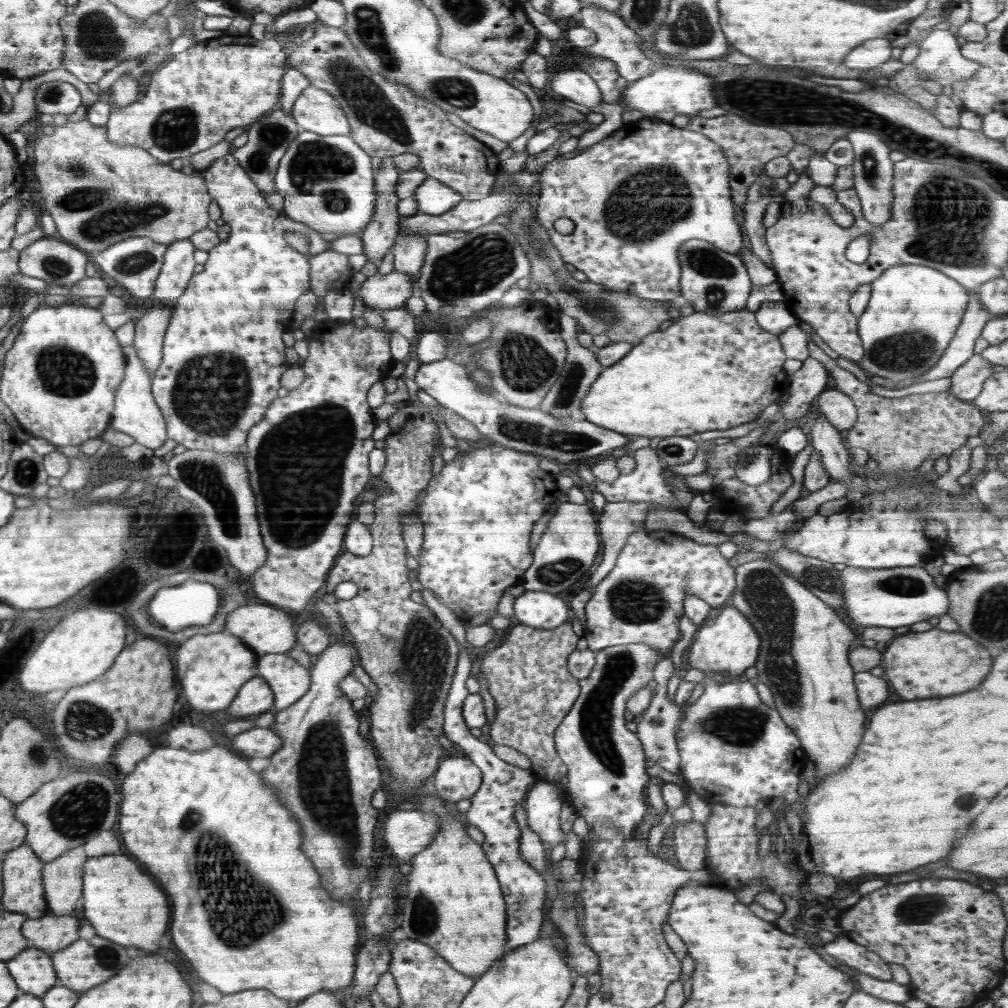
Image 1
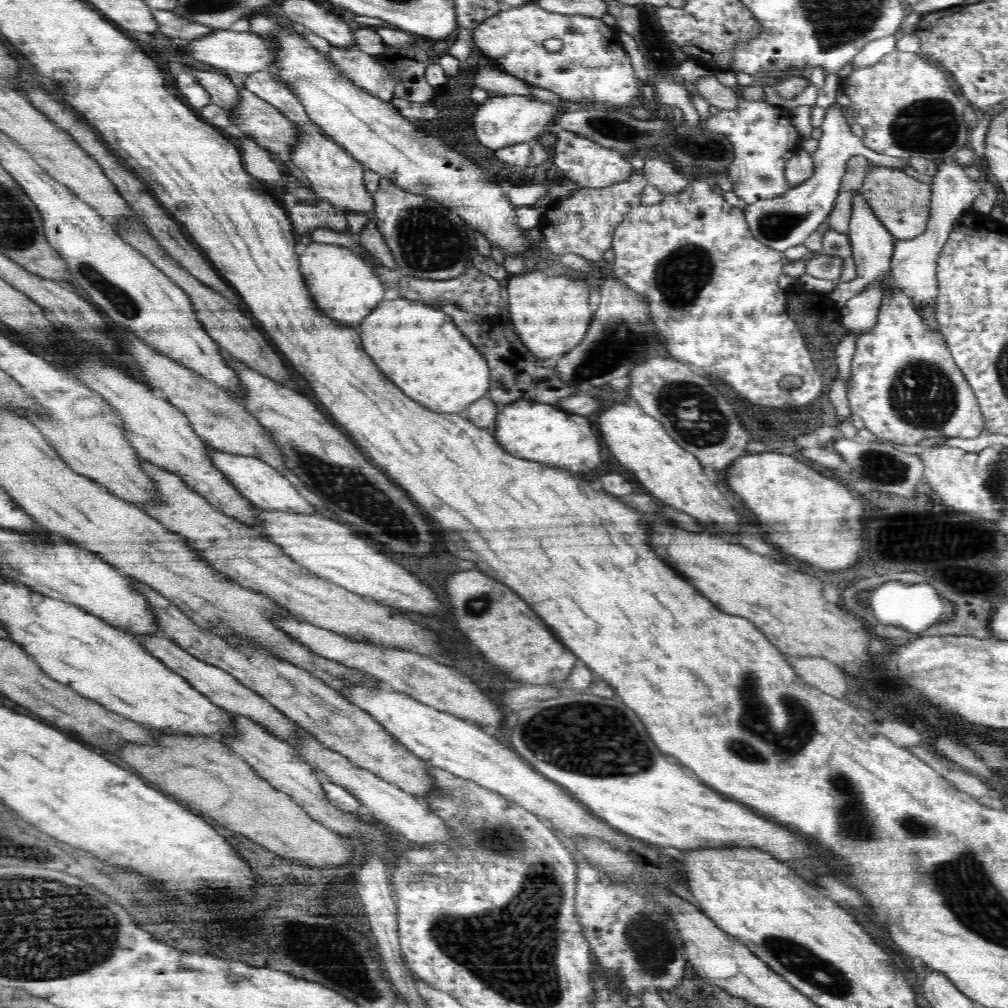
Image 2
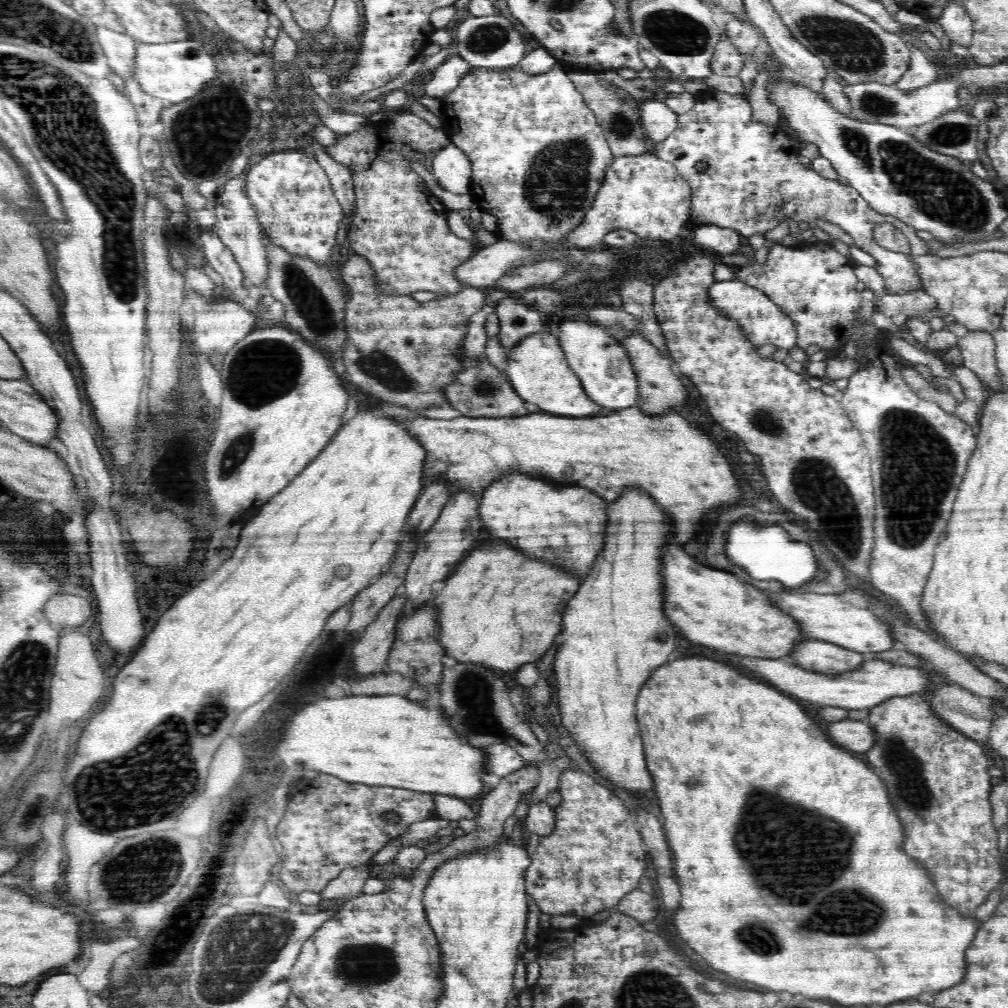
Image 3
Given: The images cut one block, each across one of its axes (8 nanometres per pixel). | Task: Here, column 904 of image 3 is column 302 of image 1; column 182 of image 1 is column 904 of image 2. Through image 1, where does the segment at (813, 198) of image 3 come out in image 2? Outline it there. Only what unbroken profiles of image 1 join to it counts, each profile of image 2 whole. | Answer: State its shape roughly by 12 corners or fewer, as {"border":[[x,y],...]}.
{"border":[[894,283],[847,399],[878,440],[980,436],[945,338]]}

